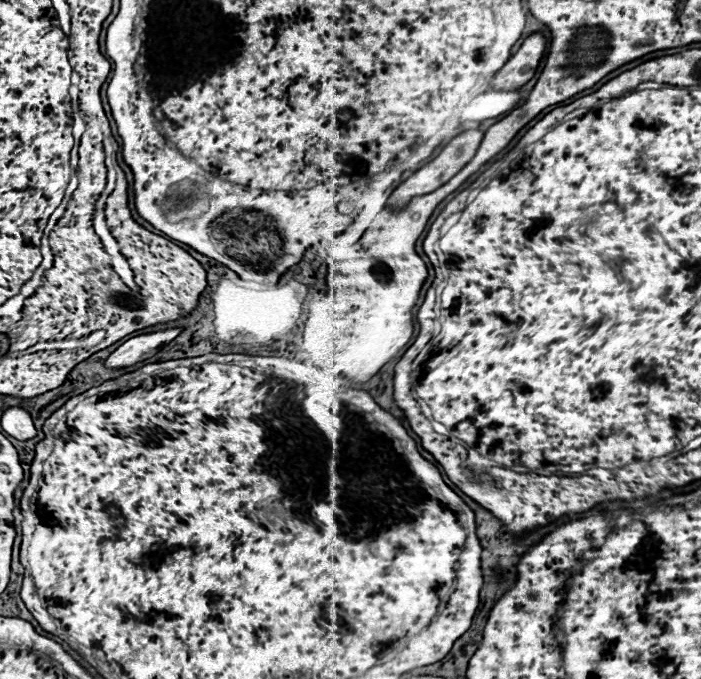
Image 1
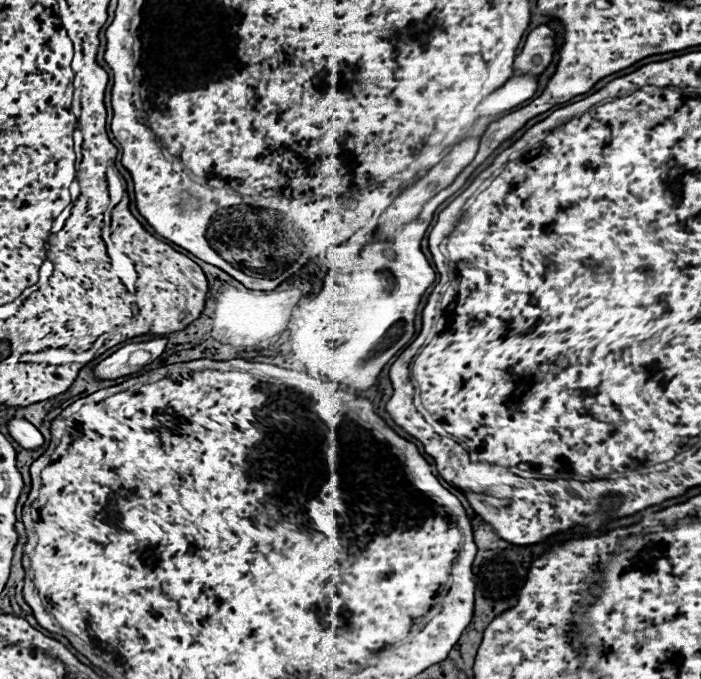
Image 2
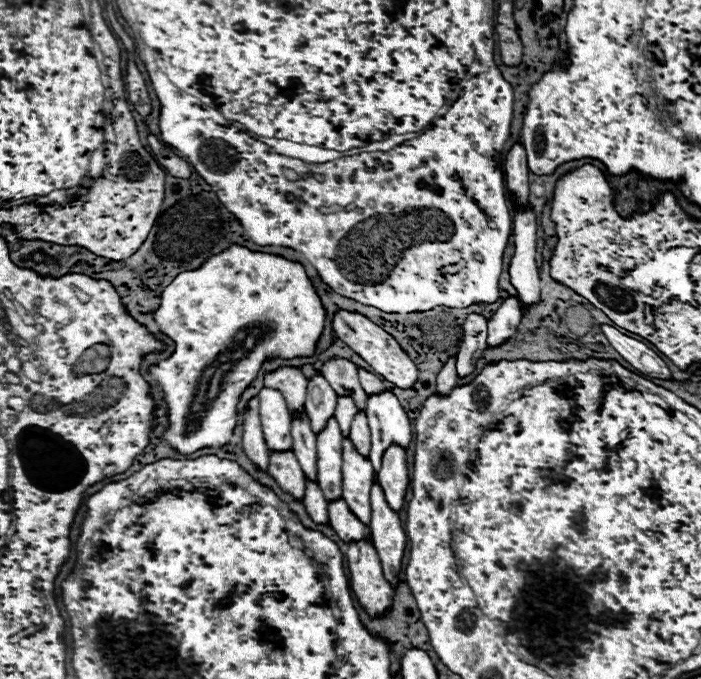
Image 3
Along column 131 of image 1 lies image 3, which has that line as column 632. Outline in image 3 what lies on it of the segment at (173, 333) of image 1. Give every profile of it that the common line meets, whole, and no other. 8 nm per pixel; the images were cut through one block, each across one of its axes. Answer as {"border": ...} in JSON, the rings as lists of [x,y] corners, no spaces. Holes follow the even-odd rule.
{"border":[[[600,326],[600,332],[608,338],[610,346],[628,362],[632,364],[640,374],[644,376],[652,376],[652,378],[660,378],[660,380],[672,380],[672,374],[666,366],[666,362],[654,352],[650,350],[646,344],[642,344],[640,340],[628,338],[624,334],[620,334],[614,326]]]}

